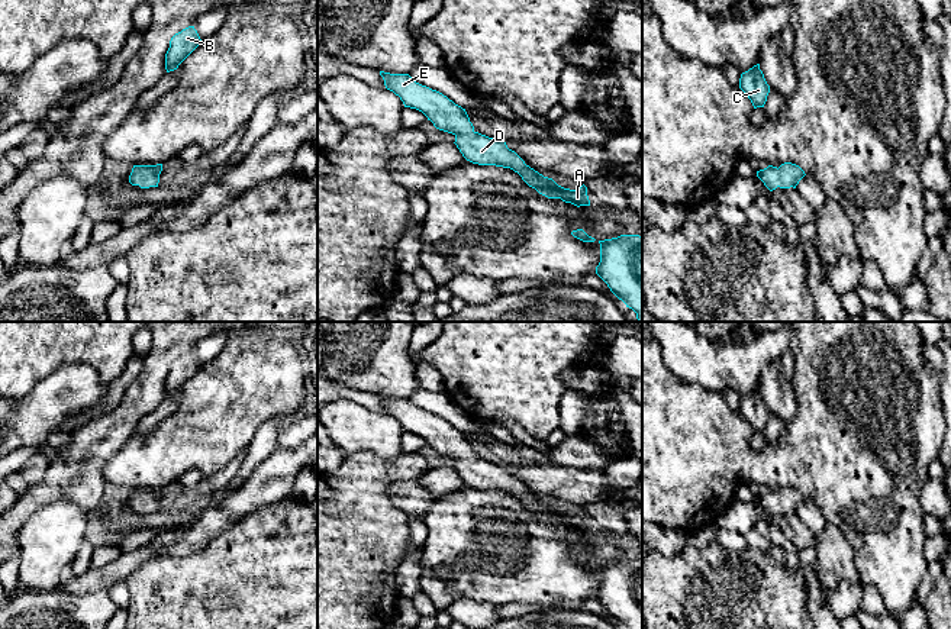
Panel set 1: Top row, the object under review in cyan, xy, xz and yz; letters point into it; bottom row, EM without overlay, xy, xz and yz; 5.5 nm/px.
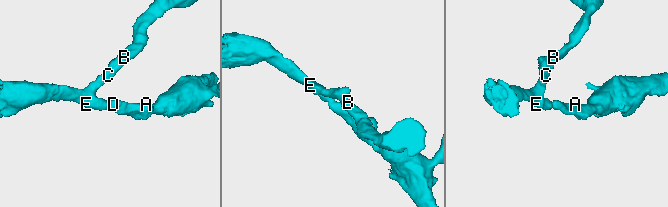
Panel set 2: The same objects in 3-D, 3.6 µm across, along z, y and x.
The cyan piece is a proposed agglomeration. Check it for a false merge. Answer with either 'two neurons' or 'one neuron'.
one neuron

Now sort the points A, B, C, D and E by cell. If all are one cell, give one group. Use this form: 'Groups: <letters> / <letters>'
Groups: A B C D E

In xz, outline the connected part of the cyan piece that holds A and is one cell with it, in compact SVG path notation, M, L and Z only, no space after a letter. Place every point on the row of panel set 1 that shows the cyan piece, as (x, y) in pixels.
M380 71L380 75L386 88L399 96L404 107L422 112L436 129L452 133L455 136L454 143L467 161L478 165L510 168L529 187L548 199L561 199L577 207L590 206L584 184L570 190L558 186L552 178L544 177L526 165L515 151L509 149L504 141L476 132L465 109L442 93L416 83L409 74Z

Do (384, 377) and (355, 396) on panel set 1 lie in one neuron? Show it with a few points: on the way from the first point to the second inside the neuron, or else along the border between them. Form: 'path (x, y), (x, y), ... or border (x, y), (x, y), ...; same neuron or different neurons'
border (332, 378), (379, 396); different neurons

